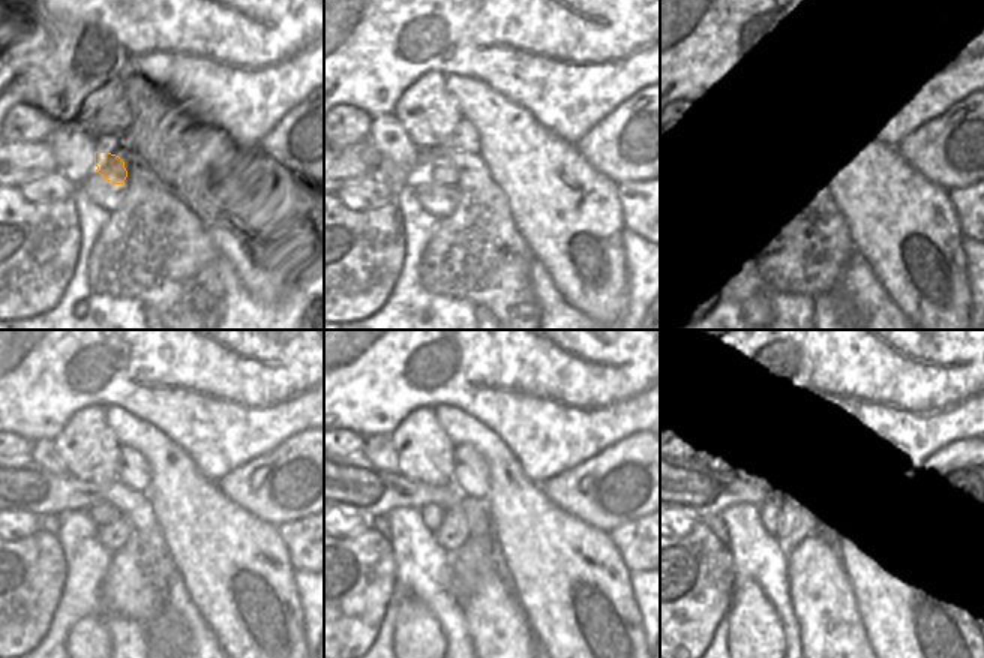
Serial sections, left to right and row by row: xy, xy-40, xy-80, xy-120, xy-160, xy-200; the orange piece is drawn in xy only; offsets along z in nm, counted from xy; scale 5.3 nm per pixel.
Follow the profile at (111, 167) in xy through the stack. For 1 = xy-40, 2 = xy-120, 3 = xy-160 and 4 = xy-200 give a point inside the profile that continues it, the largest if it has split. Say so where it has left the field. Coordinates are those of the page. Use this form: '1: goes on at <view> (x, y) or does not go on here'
1: goes on at xy-40 (444, 174)
2: goes on at xy-120 (101, 514)
3: goes on at xy-160 (432, 514)
4: goes on at xy-200 (768, 513)

